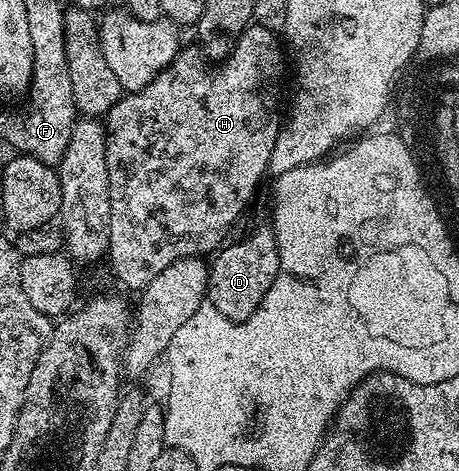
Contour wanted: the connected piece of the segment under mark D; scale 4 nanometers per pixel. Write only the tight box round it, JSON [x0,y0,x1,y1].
[206,227,279,321]

